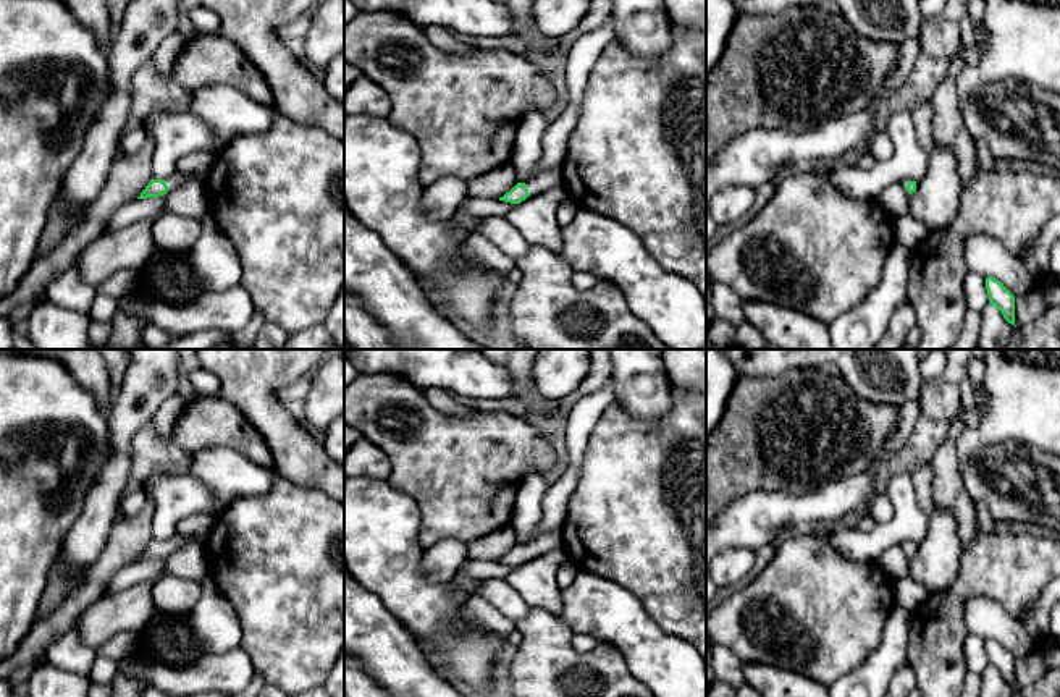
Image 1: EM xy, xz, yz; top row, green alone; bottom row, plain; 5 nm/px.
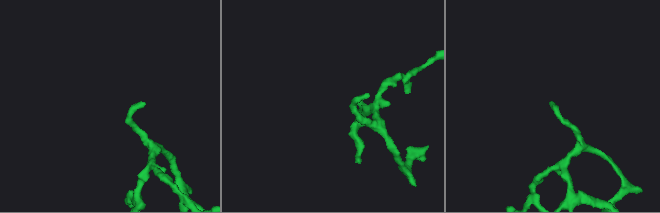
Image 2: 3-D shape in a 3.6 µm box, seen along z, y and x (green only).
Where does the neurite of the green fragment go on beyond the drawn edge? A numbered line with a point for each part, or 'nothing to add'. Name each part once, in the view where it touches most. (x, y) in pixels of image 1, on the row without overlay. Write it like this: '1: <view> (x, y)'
1: xz (553, 539)

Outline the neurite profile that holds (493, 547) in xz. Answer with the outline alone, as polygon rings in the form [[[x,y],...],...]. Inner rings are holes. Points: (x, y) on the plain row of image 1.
[[[506,526],[467,543],[467,560],[499,561],[519,545],[512,526]]]

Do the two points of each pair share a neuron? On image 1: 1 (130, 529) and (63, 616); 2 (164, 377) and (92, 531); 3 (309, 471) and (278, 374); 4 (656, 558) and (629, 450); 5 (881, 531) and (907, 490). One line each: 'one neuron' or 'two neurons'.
1: one neuron
2: one neuron
3: one neuron
4: one neuron
5: one neuron

